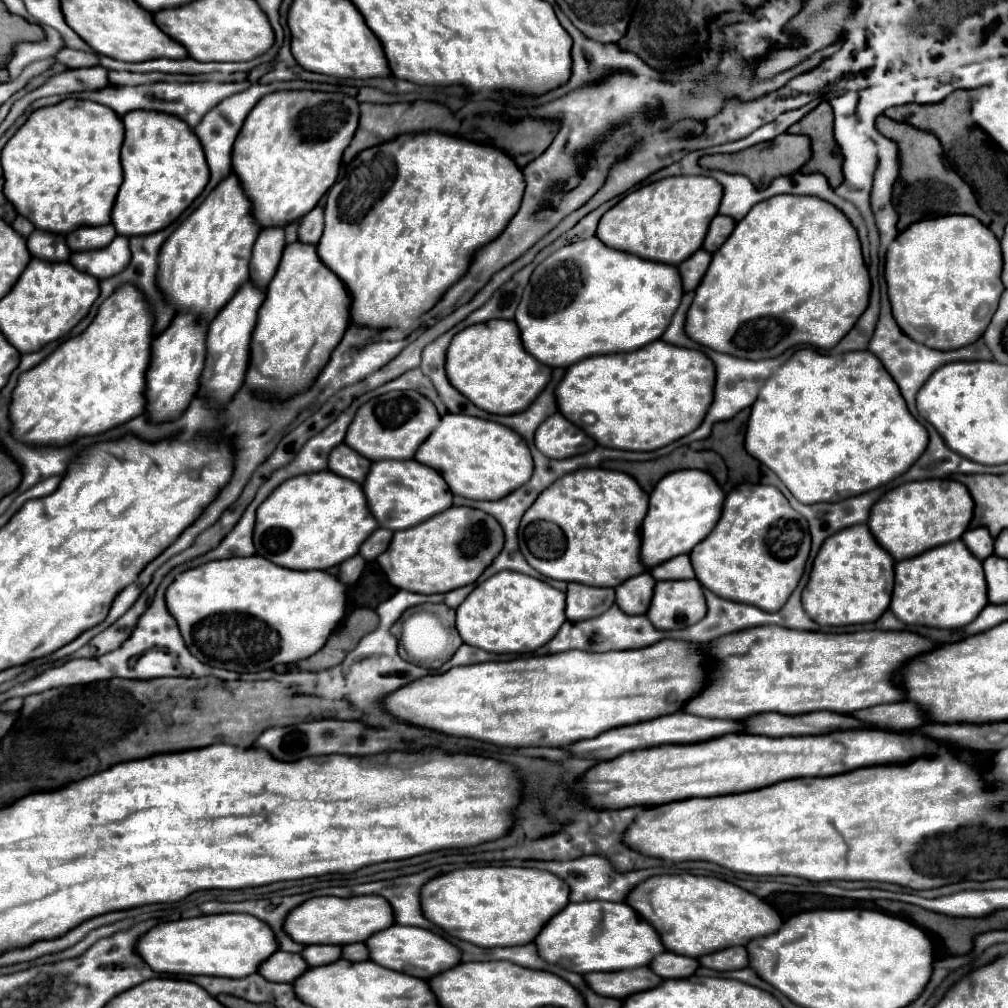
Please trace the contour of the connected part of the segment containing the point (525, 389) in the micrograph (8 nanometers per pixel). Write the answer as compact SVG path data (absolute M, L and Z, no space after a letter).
M489 320L461 330L447 352L449 382L481 410L491 414L517 414L551 382L551 368L537 362L521 346L519 328L513 320Z

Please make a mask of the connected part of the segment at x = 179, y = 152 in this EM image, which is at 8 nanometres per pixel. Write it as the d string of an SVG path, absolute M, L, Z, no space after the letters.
M129 112L129 116L123 116L123 124L125 142L121 150L121 164L125 180L117 194L111 220L119 236L147 236L173 224L193 204L193 200L209 184L209 166L193 130L189 130L187 124L181 124L175 116L161 116L161 112Z

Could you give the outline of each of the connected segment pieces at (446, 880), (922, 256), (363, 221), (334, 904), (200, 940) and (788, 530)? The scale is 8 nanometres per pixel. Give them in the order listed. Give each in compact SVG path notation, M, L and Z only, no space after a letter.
M479 866L461 868L437 876L421 892L425 916L447 934L483 948L529 944L541 928L569 904L569 886L559 876L513 866Z
M941 216L911 224L887 250L885 280L899 328L913 340L953 350L977 342L1001 298L1003 254L995 234L973 216Z
M439 132L403 134L397 140L391 140L391 142L385 142L385 144L363 150L351 164L347 164L345 176L339 182L335 182L333 188L329 188L329 192L327 192L325 228L323 228L323 236L317 244L317 254L321 258L321 262L333 274L337 274L349 290L349 298L351 298L349 318L351 318L351 324L355 324L359 328L369 328L369 330L401 330L401 328L407 326L407 322L411 322L411 320L419 318L421 314L429 312L443 298L443 294L457 280L461 280L467 274L475 252L479 248L483 248L485 244L493 242L505 230L505 226L509 224L509 220L517 214L517 210L521 206L523 190L525 190L523 172L515 166L515 162L507 154L503 154L501 150L497 150L493 146L459 140L459 138L447 136L447 134L439 134Z
M321 896L321 898L311 898L297 906L295 910L289 912L285 920L285 932L299 944L355 944L355 942L365 942L373 934L389 928L395 924L393 908L391 904L377 896L351 896L351 898L335 898L335 896Z
M211 914L189 920L175 920L151 928L137 946L141 958L155 972L205 974L245 978L259 970L261 962L279 950L271 926L251 914Z
M743 482L727 494L721 520L689 556L697 580L713 594L779 612L799 584L809 548L807 520L789 506L789 500L775 486Z

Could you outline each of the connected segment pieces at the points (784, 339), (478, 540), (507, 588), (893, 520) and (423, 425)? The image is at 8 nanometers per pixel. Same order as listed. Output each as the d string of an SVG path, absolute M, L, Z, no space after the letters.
M781 194L781 196L773 196L769 200L763 200L761 204L755 204L755 208L749 210L749 214L743 220L737 222L733 234L725 240L725 244L713 254L711 266L709 266L707 274L703 276L699 288L695 290L693 304L687 312L685 330L687 330L687 336L699 344L705 344L717 352L729 352L731 356L741 356L741 358L751 358L751 360L775 358L797 344L809 344L809 346L829 350L839 344L839 340L849 332L849 328L853 328L853 324L857 322L861 312L865 312L865 308L869 304L869 292L871 292L869 270L867 270L863 254L861 254L861 242L859 242L857 230L849 222L849 218L843 216L841 212L837 212L837 208L833 204L829 204L827 200L821 200L817 196Z
M451 506L447 512L441 512L413 528L395 532L389 548L377 558L377 562L387 574L389 582L401 590L409 590L417 594L445 594L449 590L473 584L483 574L483 570L497 558L497 554L503 548L503 542L505 542L503 528L493 516L475 508Z
M509 570L481 582L457 608L457 630L463 642L493 654L529 654L547 644L565 620L565 594L561 590Z
M917 480L887 492L869 514L869 530L895 562L919 556L941 544L959 540L973 516L969 490L955 480Z
M417 390L389 392L369 400L357 410L355 420L347 430L345 444L361 452L361 456L367 456L371 462L385 458L409 460L415 456L417 448L429 438L429 434L439 424L439 420L441 418L435 404L421 392Z

